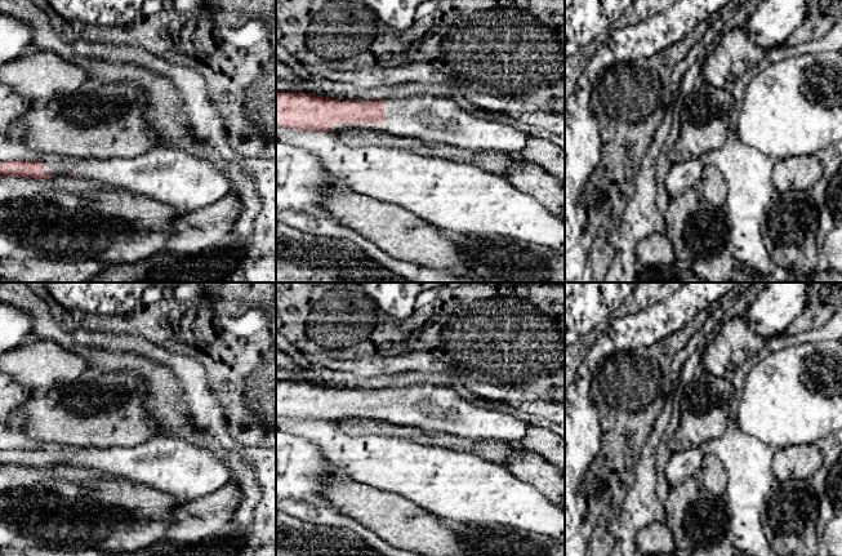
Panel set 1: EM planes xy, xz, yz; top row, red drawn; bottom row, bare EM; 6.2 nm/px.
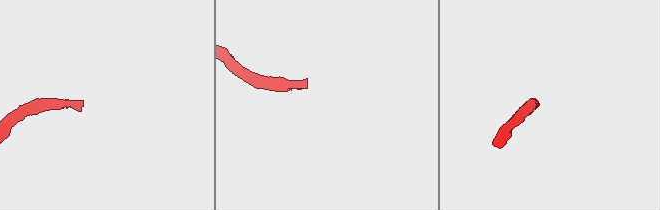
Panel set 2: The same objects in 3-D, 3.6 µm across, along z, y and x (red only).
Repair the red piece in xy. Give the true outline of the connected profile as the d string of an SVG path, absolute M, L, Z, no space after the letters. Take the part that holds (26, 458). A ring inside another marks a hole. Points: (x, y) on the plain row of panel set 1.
M157 435L128 448L0 452L0 466L49 468L61 462L159 489L179 503L209 495L230 481L230 468L209 448L177 436Z

